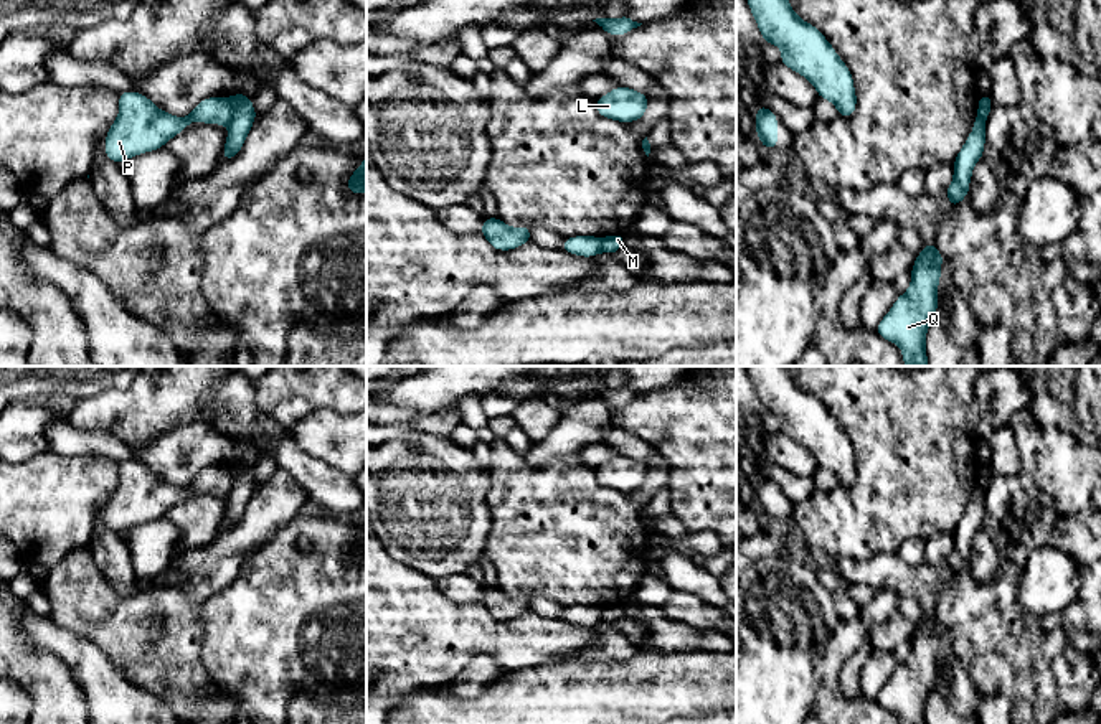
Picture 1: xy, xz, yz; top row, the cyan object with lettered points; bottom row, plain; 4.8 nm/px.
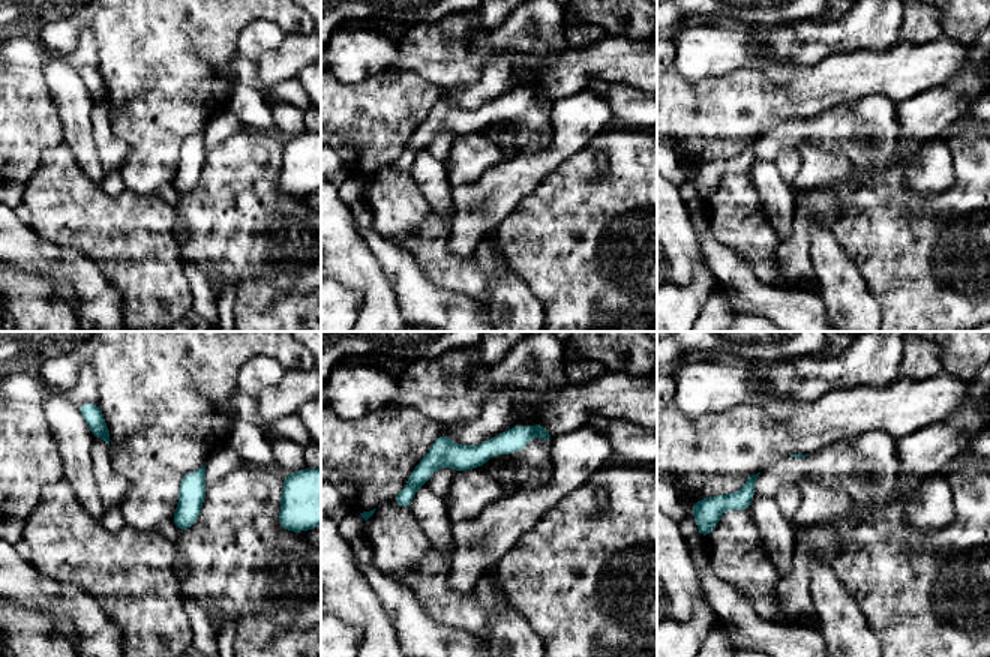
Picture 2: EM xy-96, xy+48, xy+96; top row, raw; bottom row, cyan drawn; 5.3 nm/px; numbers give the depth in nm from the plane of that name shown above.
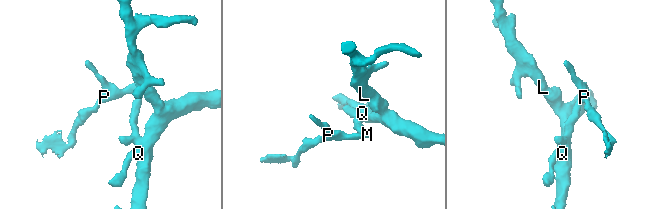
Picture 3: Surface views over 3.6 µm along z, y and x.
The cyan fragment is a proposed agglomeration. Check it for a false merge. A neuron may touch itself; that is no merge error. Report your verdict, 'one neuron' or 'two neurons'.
two neurons

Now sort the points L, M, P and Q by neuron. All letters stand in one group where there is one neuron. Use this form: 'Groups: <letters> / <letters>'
Groups: L M Q / P

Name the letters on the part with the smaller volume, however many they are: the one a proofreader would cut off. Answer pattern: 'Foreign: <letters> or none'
Foreign: P

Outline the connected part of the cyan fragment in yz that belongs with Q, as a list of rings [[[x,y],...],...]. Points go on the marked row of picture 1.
[[[933,242],[916,256],[911,282],[881,318],[877,333],[901,348],[905,366],[929,366],[926,333],[938,312],[938,285],[944,256]]]

